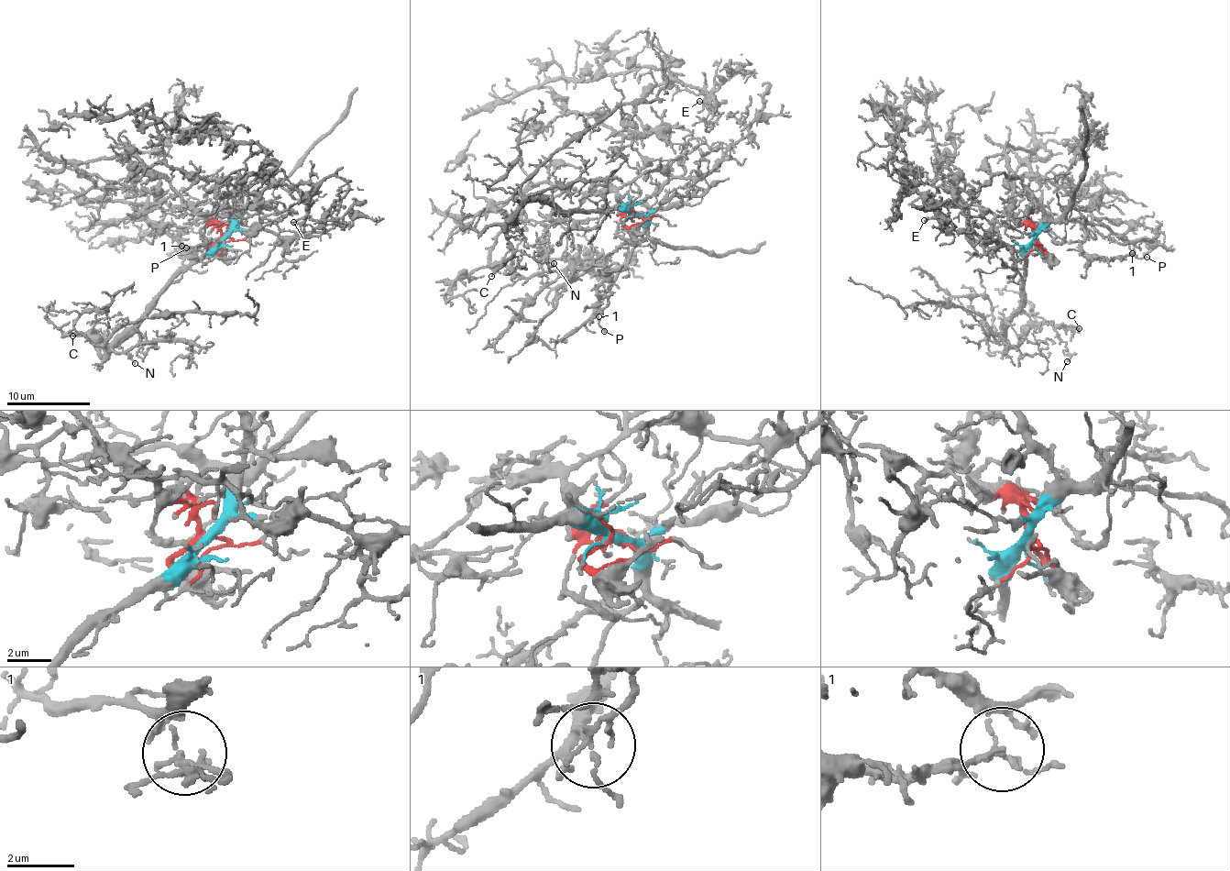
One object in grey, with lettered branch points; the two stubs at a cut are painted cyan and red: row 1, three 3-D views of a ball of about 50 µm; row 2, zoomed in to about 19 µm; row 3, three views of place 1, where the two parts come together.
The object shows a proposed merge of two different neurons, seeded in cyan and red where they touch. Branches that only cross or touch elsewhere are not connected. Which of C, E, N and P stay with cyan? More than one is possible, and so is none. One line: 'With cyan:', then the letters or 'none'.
With cyan: C, N, P

